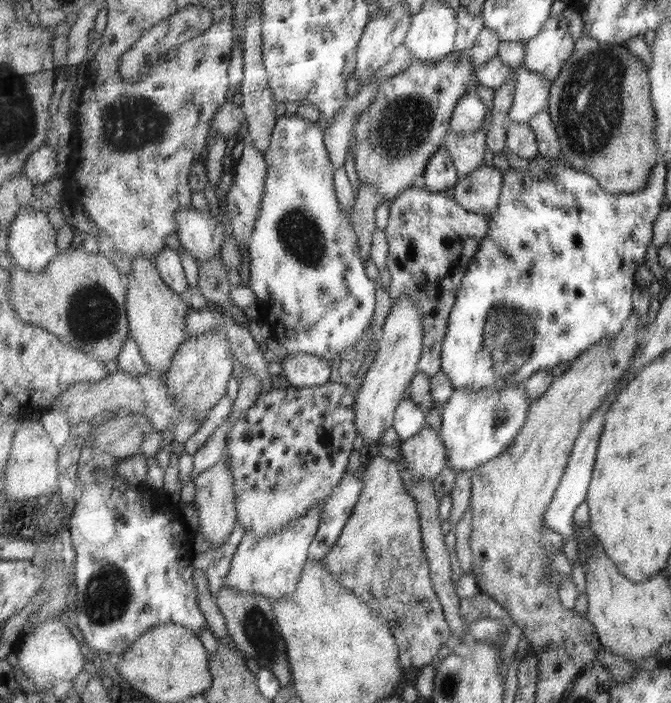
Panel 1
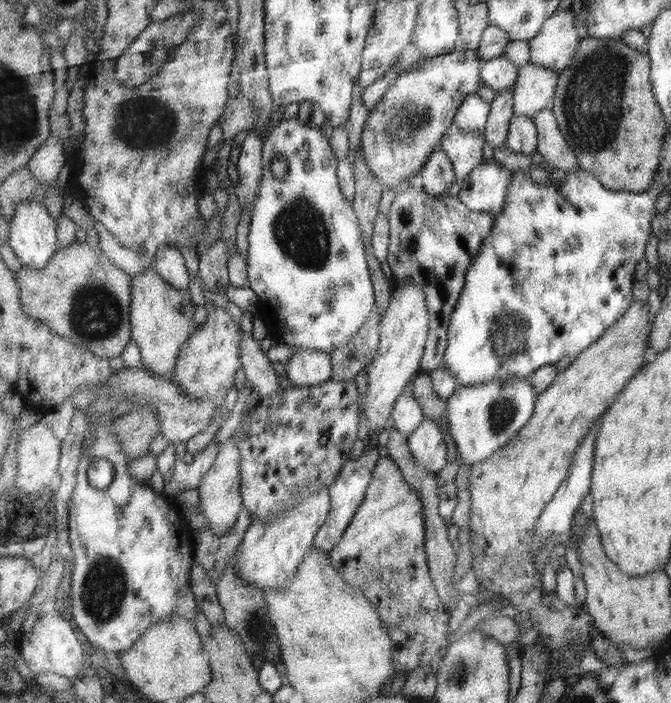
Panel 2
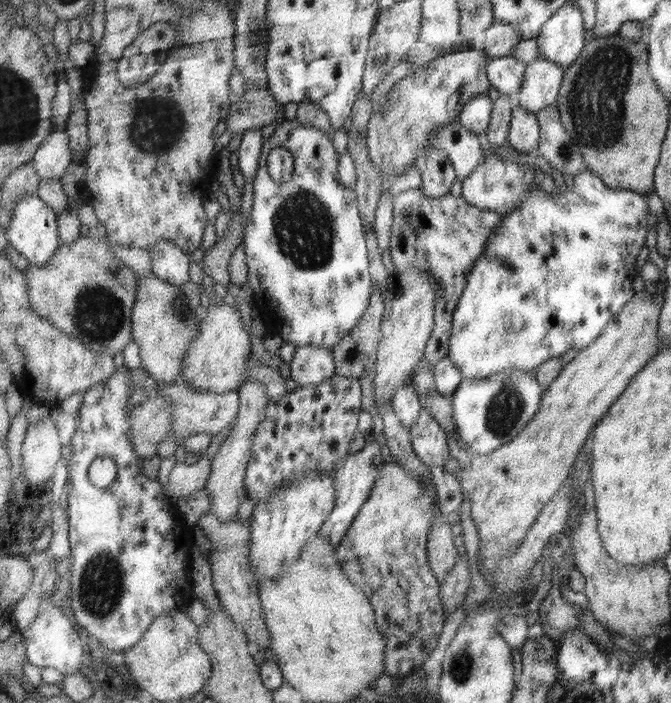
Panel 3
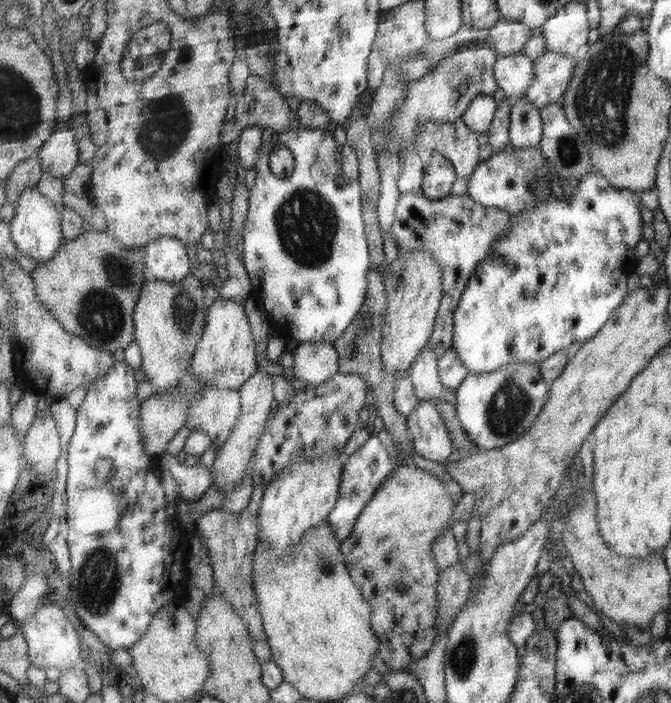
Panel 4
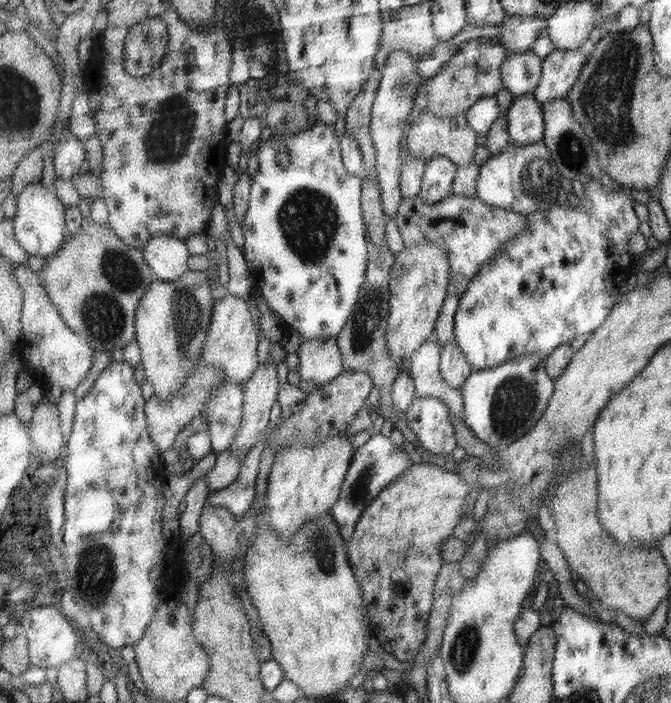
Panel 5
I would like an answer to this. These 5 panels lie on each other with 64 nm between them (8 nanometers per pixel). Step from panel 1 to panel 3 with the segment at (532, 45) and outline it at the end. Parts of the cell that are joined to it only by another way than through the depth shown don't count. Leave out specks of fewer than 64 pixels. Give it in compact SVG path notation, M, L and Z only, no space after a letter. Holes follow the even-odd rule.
M571 2L562 6L537 37L539 57L565 67L573 64L587 45L581 10Z

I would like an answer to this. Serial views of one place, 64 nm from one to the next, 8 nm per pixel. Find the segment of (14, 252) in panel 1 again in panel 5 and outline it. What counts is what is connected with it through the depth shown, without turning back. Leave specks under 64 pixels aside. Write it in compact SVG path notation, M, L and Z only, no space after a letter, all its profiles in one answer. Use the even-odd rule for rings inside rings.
M31 183L17 197L14 216L15 236L19 245L32 256L39 256L46 261L62 250L68 239L66 208L57 198L55 189L51 192L41 183Z

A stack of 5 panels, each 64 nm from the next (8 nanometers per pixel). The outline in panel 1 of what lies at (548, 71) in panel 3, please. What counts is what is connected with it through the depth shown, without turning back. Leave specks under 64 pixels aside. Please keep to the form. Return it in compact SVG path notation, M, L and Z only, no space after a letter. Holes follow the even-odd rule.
M525 66L517 68L516 93L511 107L510 123L529 122L550 105L550 90L553 80L544 78Z

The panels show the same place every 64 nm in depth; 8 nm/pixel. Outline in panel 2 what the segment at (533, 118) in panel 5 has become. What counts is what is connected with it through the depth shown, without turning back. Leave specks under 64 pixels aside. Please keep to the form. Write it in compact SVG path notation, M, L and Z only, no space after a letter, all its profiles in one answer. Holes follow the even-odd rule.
M515 114L510 124L510 133L506 142L514 153L532 156L538 152L538 126L533 118Z

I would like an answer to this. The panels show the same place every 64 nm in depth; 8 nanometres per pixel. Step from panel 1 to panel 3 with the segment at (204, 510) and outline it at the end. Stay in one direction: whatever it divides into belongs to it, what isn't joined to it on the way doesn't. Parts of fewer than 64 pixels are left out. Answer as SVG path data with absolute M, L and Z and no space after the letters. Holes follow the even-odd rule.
M247 381L238 390L240 394L240 409L229 434L218 448L212 459L212 471L207 486L204 488L210 496L209 511L218 516L221 522L234 520L239 512L239 506L245 500L245 477L247 463L252 455L252 438L257 425L264 419L266 404L269 404L271 397L265 393L265 385L255 381Z

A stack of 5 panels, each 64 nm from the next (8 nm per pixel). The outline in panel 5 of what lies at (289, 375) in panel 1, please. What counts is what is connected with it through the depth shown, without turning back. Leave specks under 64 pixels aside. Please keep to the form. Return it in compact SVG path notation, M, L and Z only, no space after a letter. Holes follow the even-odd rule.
M321 338L309 341L303 341L297 352L298 365L297 370L303 376L304 380L310 380L315 385L323 385L337 378L341 373L349 372L343 364L343 355L338 345L337 338Z

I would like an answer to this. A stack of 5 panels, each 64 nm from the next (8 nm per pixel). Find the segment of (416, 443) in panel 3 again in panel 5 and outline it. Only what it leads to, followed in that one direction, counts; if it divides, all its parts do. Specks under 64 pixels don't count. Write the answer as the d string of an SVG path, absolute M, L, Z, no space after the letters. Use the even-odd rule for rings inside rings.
M416 397L405 413L420 446L431 455L451 455L458 446L457 430L450 414L450 407L441 398L433 397Z

